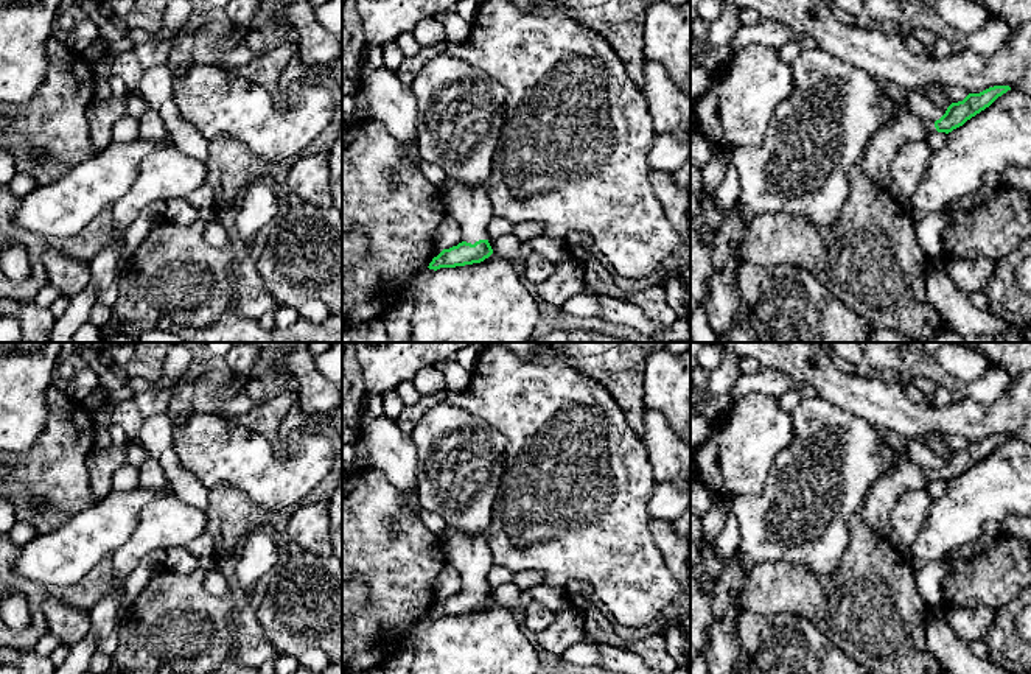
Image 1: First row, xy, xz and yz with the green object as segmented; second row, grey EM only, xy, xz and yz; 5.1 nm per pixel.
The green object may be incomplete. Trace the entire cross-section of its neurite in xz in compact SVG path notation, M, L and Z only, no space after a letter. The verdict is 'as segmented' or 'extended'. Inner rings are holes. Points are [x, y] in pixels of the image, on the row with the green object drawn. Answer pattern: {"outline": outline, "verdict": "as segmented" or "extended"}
{"outline": "M446 179L440 193L446 215L454 218L462 229L463 241L443 249L428 268L437 271L481 263L488 258L493 254L488 243L488 224L495 215L487 185L463 185Z", "verdict": "extended"}

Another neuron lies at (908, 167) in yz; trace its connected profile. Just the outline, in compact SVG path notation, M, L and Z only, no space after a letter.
M910 140L900 146L891 162L891 196L905 209L910 205L921 181L925 177L927 163L933 149L925 140Z

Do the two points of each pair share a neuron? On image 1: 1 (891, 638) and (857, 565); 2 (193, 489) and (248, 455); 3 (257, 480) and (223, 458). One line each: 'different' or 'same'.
1: same
2: different
3: same

